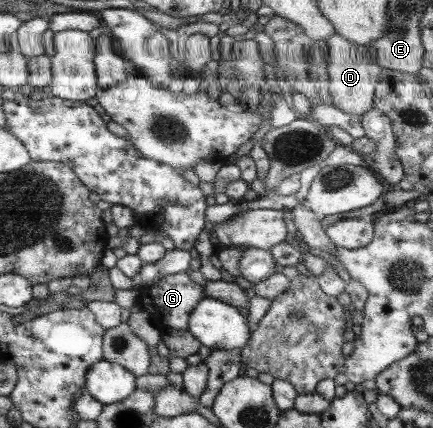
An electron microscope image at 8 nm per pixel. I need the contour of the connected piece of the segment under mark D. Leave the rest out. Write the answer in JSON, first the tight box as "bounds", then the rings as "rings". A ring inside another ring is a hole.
{"bounds":[324,30,383,116],"rings":[[[335,30],[324,41],[329,45],[328,91],[332,95],[332,104],[343,112],[361,116],[373,106],[374,88],[383,68],[365,60],[364,45],[355,44],[339,36]]]}

